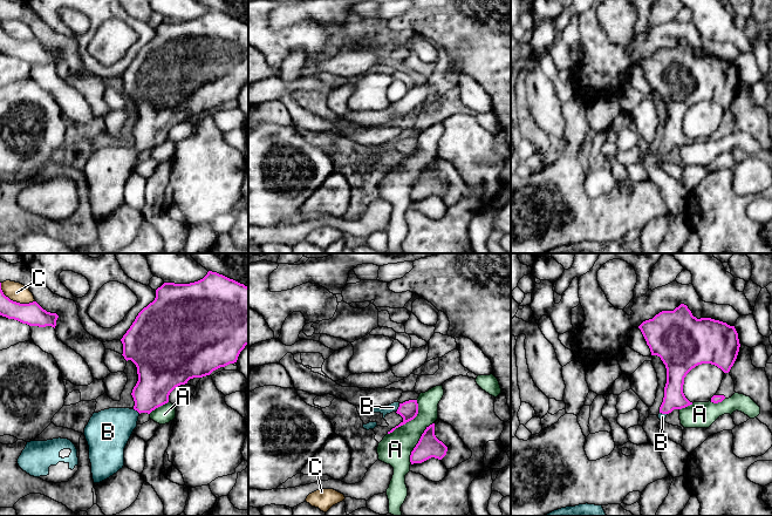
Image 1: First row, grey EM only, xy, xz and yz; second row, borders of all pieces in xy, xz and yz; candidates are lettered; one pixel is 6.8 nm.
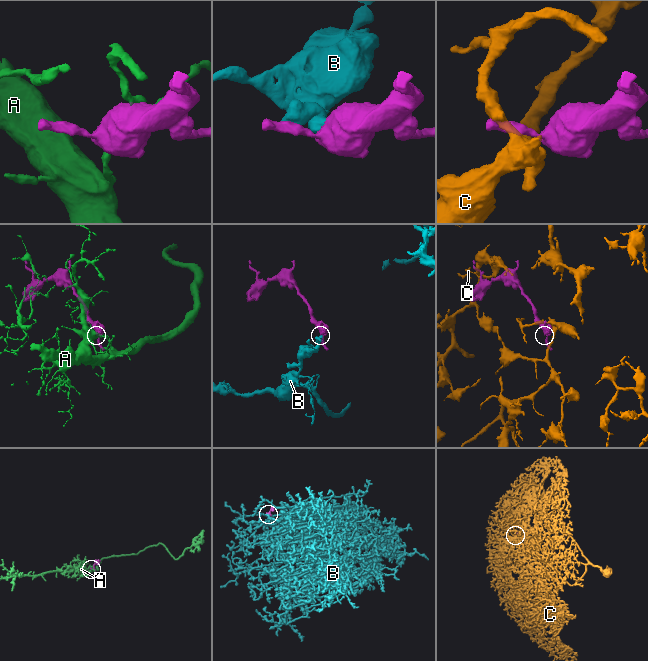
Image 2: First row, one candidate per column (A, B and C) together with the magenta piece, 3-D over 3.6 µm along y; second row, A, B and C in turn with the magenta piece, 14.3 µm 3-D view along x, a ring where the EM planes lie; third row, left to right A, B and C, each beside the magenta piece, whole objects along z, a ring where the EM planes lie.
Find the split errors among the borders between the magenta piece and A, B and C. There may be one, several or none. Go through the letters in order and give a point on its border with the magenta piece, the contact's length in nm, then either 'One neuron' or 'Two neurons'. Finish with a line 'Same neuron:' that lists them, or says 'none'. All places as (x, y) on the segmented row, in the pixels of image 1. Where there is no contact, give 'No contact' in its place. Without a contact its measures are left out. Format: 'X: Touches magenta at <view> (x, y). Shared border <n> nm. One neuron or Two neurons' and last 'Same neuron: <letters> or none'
A: Touches magenta at xz (409, 420). Shared border 320 nm. Two neurons
B: Touches magenta at xz (398, 408). Shared border 70 nm. One neuron
C: Touches magenta at xy (14, 301). Shared border 280 nm. Two neurons
Same neuron: B

